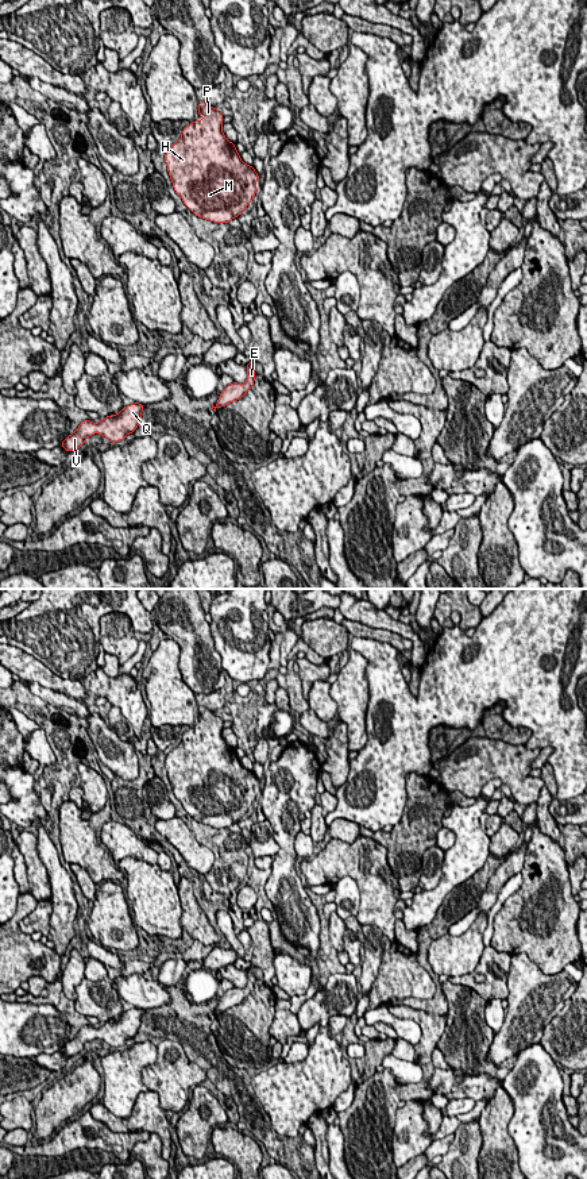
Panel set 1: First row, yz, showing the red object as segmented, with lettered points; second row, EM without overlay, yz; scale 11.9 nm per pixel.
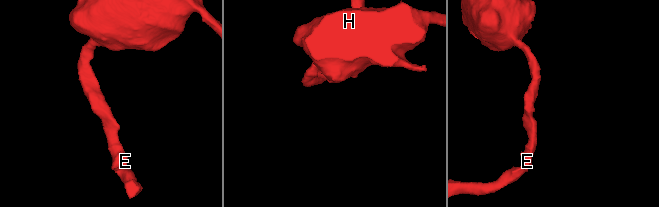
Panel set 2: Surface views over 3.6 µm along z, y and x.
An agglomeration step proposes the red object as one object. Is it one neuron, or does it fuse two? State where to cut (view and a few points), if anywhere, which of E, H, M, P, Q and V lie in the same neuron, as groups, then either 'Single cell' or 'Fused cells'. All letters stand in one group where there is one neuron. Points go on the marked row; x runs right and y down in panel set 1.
No split. Groups: E H M P Q V. Single cell

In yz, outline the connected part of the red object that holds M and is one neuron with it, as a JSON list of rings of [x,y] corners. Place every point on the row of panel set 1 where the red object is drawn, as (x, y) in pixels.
[[[198,101],[198,116],[204,119],[186,126],[181,138],[166,150],[167,172],[175,193],[189,211],[213,223],[229,223],[254,201],[259,174],[242,161],[236,146],[225,138],[224,116],[215,107]]]

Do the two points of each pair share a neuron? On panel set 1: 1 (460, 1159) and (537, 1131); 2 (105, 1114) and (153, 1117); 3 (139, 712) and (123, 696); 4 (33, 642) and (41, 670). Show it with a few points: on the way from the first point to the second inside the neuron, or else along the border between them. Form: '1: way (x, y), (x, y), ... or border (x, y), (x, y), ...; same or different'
1: border (478, 1120), (481, 1151), (477, 1164); different
2: way (118, 1122), (135, 1122), (141, 1120); same
3: way (135, 708), (127, 700); same
4: border (18, 647), (42, 663); different

